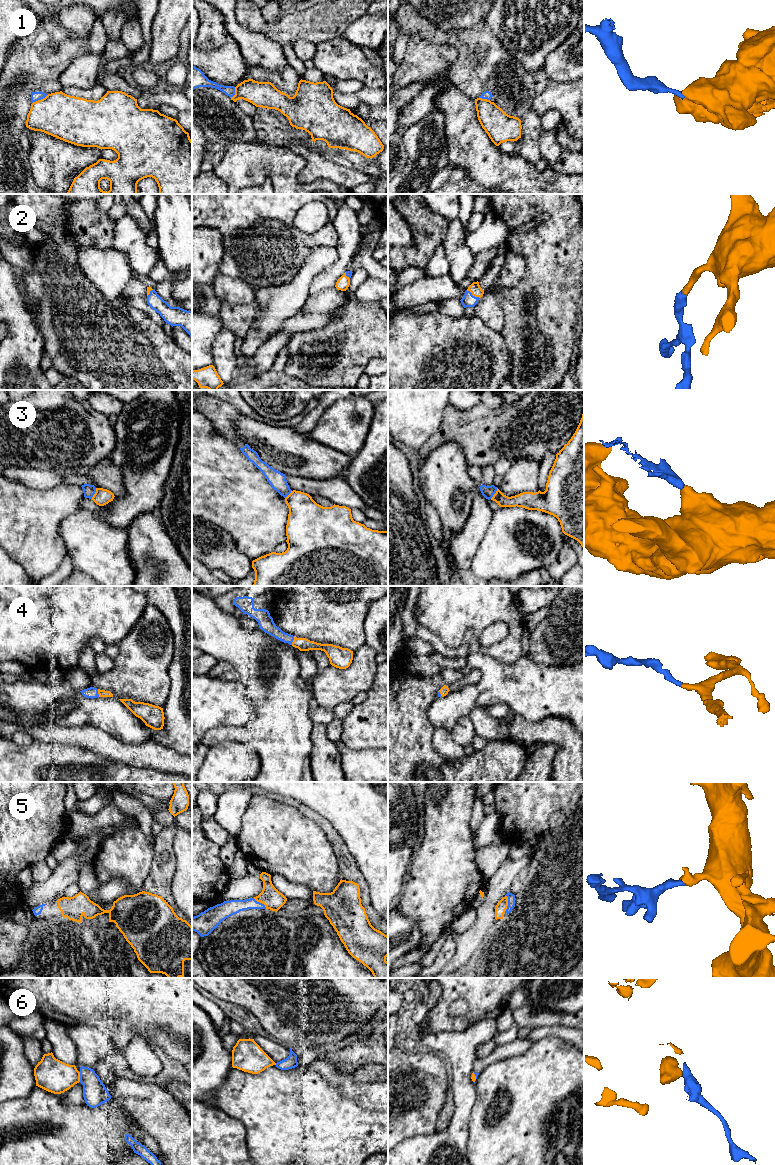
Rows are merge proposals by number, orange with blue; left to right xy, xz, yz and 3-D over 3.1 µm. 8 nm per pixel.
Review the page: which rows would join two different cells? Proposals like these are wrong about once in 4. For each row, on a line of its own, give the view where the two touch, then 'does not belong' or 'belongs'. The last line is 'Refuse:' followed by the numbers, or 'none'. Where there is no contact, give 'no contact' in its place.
1: meets orange in xy; does not belong
2: meets orange in yz; belongs
3: meets orange in xy; does not belong
4: meets orange in xy; belongs
5: meets orange in yz; belongs
6: meets orange in xy; does not belong
Refuse: 1, 3, 6

